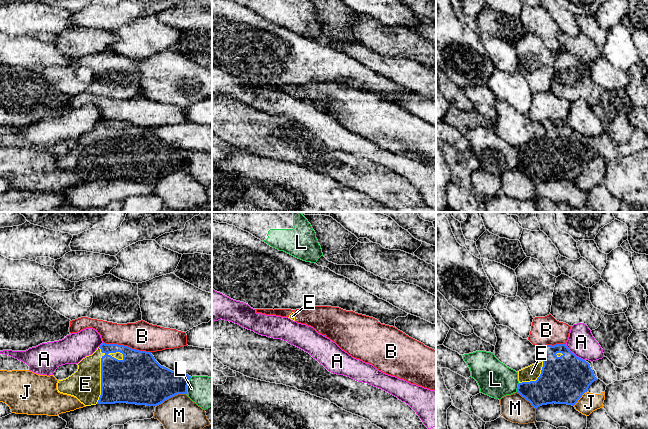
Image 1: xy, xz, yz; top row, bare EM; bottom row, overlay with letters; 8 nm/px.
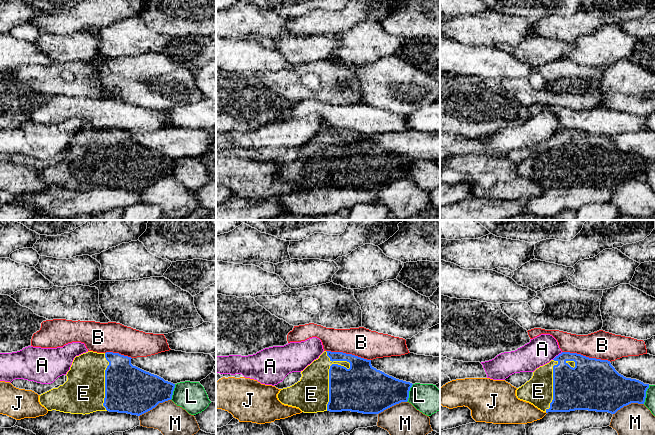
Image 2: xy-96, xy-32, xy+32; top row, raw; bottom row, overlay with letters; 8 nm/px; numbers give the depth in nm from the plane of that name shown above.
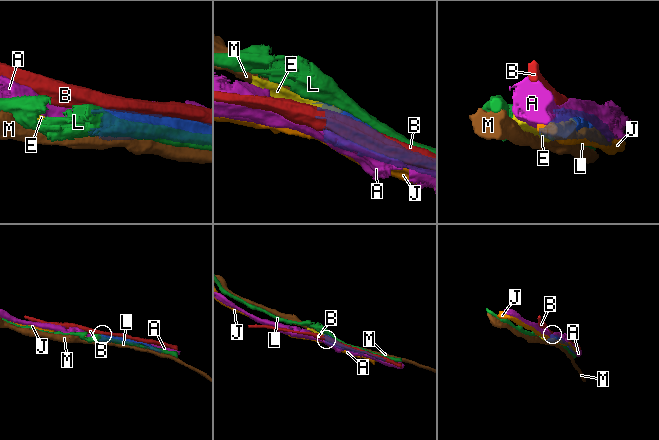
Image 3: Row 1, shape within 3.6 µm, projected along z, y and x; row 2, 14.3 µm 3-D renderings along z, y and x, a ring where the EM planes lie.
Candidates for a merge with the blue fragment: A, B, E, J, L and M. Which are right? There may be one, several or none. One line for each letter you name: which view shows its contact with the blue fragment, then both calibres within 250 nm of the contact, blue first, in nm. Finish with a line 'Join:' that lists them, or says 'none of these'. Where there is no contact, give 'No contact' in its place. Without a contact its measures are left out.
E: Touches blue in xy. Thickness 360 nm (blue) against 260 nm
Join: E

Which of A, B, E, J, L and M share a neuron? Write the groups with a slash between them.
A / B / E / J / L / M

